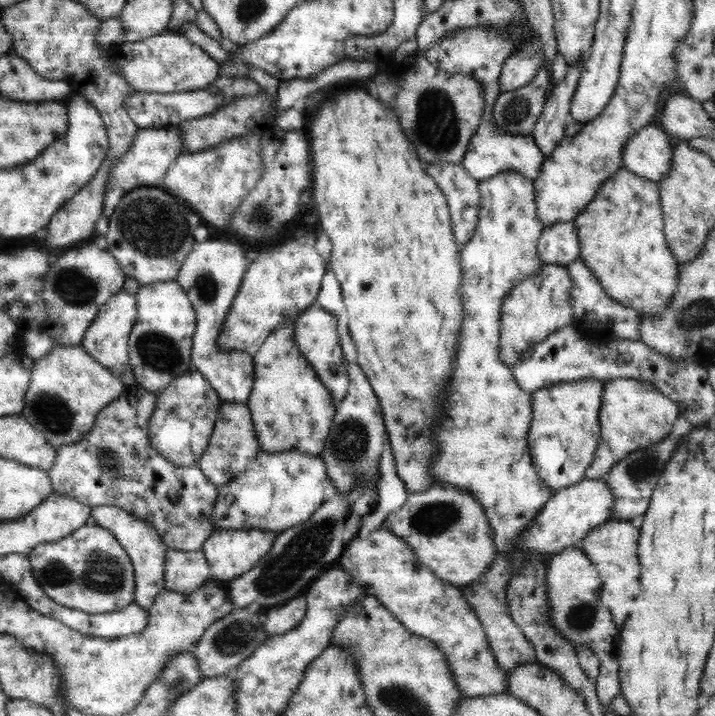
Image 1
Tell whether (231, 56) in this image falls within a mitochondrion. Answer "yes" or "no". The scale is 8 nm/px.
no

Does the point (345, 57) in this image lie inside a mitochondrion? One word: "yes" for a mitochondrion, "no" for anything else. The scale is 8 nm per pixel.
no

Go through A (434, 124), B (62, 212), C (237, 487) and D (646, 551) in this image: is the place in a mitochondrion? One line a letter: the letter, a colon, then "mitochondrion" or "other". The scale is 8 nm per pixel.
A: mitochondrion
B: other
C: other
D: other

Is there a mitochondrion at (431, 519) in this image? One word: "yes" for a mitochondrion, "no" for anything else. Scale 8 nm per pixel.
yes

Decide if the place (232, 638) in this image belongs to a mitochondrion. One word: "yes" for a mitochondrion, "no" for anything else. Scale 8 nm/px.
yes

